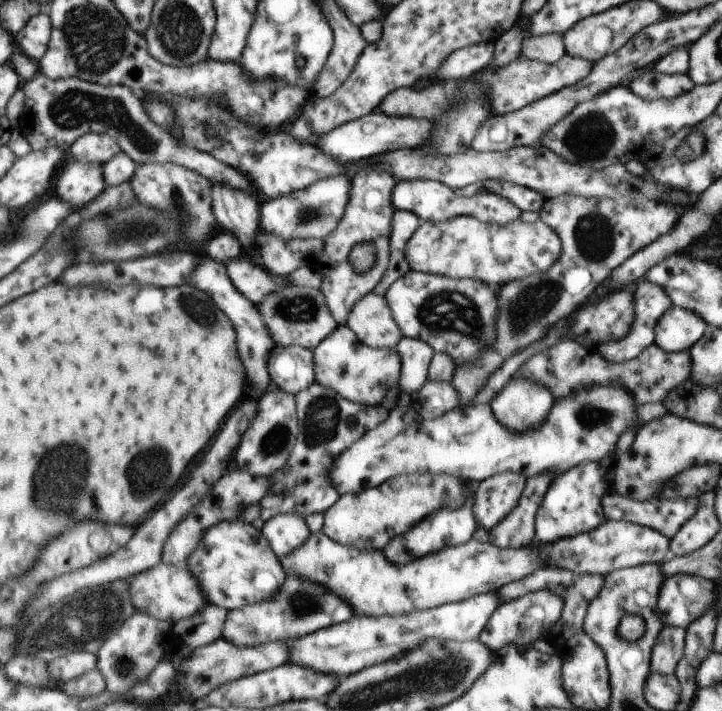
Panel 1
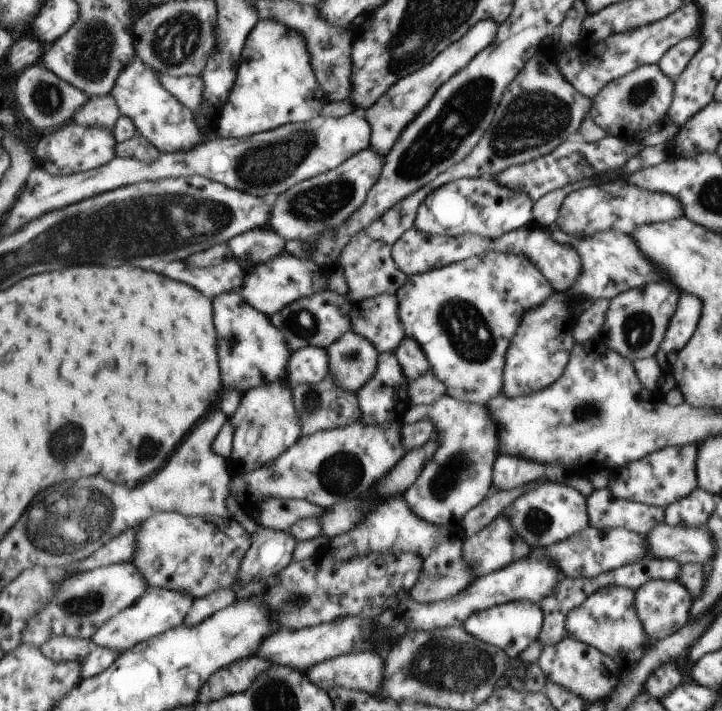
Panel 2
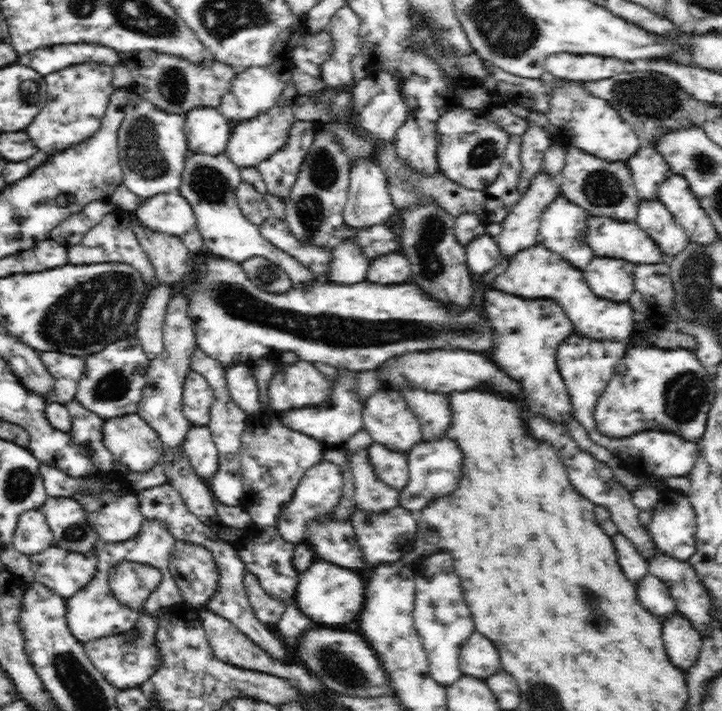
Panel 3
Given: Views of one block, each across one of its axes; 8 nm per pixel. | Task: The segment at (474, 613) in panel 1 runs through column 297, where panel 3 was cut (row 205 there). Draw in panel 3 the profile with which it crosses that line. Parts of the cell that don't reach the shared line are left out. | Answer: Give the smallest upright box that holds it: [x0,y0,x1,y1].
[636,200,692,260]

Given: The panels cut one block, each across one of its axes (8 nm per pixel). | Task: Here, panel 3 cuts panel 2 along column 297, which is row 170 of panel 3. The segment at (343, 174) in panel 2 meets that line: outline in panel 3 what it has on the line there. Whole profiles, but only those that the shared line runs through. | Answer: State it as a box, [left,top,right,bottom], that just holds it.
[178,153,321,291]

